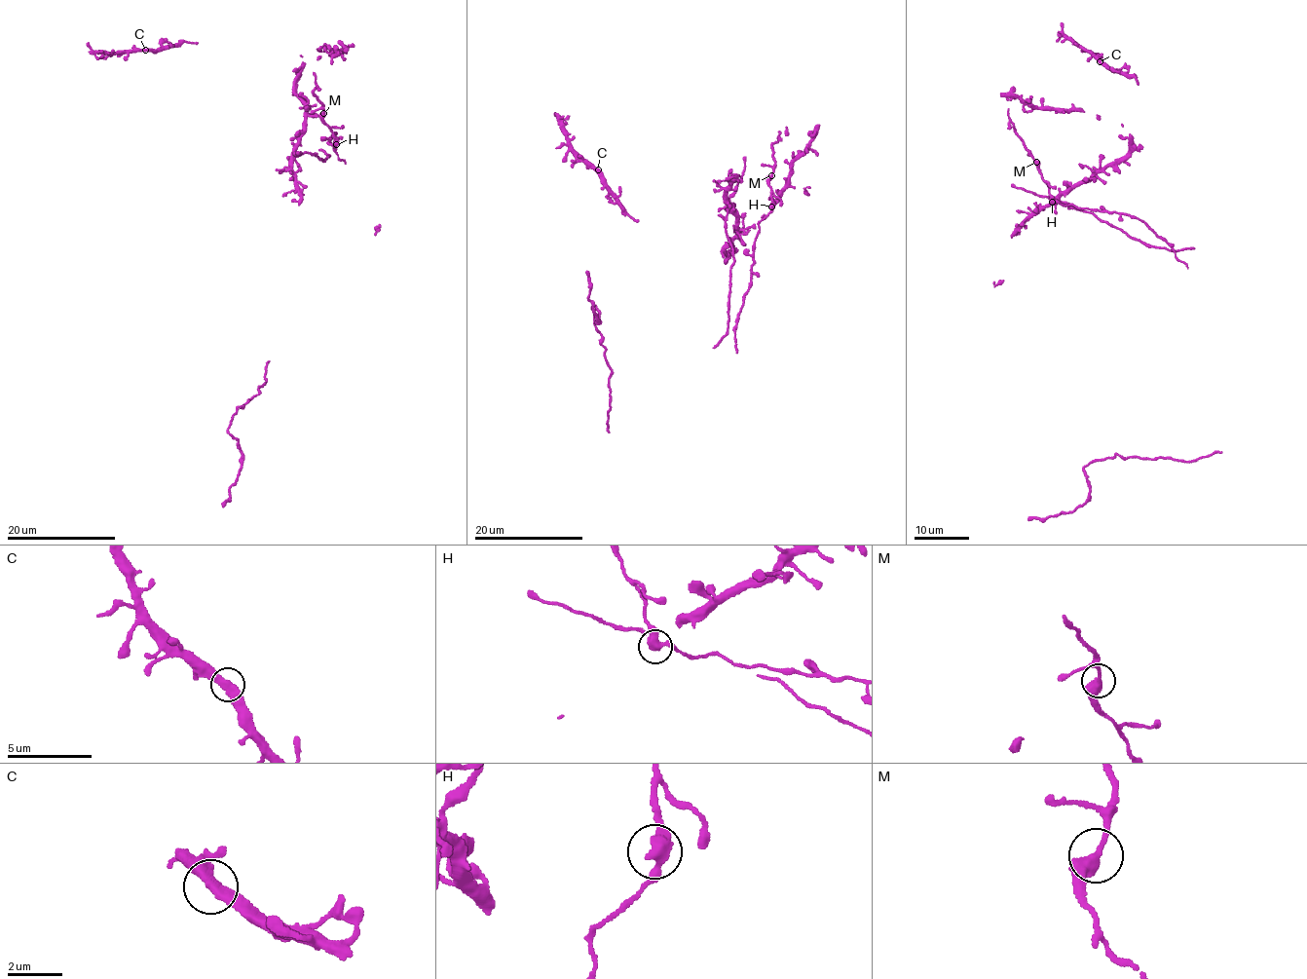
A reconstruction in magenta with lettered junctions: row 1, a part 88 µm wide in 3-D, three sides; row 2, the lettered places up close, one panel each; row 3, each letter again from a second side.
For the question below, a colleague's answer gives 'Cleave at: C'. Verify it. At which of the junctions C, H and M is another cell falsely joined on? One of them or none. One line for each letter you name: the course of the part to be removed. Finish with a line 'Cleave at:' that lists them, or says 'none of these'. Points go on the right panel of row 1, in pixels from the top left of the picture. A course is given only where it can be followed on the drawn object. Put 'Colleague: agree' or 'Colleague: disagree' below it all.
Cleave at: none of these
Colleague: disagree

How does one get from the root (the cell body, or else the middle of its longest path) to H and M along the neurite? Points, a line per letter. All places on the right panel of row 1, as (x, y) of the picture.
H: (1174, 251), (1138, 218), (1052, 202)
M: (1174, 251), (1138, 218), (1073, 205), (1064, 206), (1055, 201), (1035, 162)

